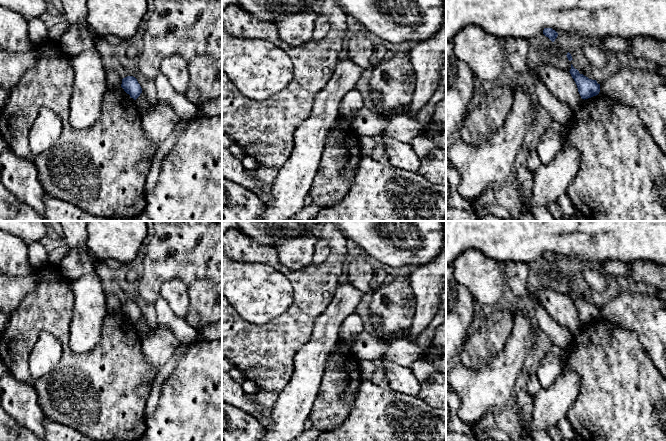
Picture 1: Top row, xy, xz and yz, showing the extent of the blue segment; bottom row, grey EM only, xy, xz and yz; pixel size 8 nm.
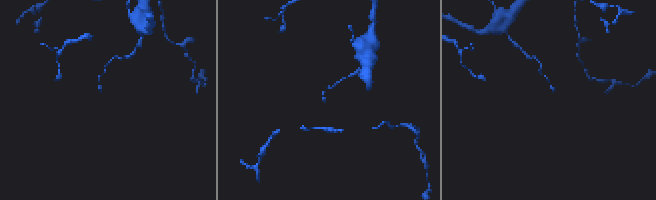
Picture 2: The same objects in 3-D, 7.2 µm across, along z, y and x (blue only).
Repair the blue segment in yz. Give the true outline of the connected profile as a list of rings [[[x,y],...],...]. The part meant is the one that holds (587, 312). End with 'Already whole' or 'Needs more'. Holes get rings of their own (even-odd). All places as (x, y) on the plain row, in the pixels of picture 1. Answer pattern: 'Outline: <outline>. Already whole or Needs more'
Outline: [[[572,288],[569,296],[577,309],[578,316],[582,323],[585,324],[599,318],[600,308],[598,308],[596,304],[589,303],[583,298],[580,298]]]. Already whole

